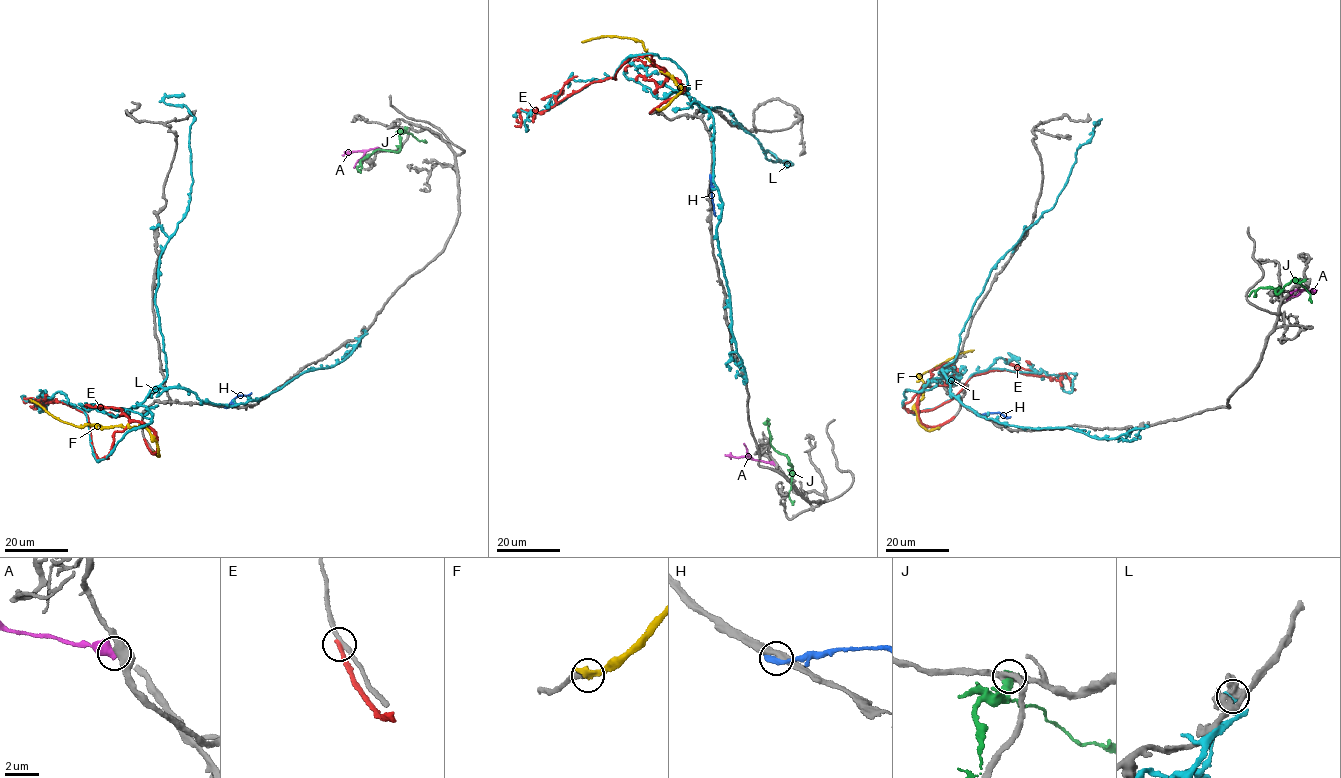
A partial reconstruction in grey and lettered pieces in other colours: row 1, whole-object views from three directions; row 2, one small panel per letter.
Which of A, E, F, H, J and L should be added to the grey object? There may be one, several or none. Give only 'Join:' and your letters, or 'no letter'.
Join: F

